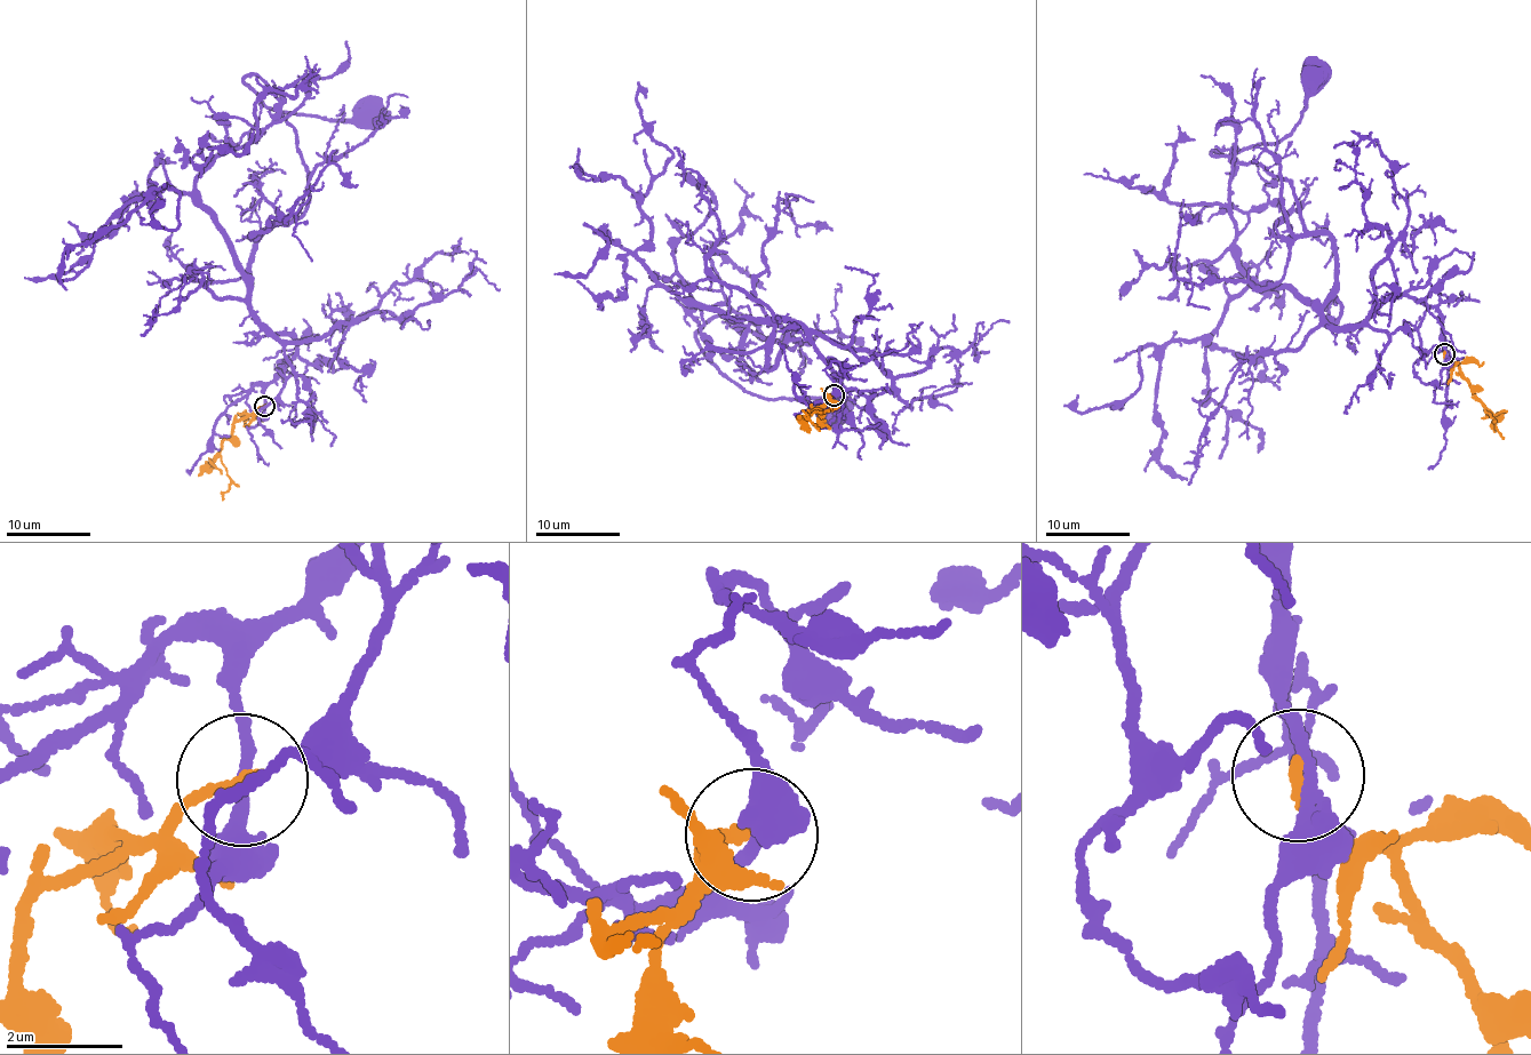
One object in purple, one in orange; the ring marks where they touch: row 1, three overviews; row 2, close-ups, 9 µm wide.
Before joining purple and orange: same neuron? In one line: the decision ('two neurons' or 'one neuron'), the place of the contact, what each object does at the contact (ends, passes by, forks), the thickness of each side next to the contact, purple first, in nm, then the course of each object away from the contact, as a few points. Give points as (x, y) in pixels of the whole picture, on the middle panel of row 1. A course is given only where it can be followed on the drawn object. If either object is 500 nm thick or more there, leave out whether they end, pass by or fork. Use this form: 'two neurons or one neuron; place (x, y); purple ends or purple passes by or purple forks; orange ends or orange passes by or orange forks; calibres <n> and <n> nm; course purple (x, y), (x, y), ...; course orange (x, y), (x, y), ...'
two neurons; place (834, 394); purple passes by; orange ends; calibres 200 and 200 nm; course purple (832, 397), (837, 407), (840, 381), (796, 325), (684, 301), (736, 316), (696, 340), (746, 391), (832, 406); course orange (832, 394), (808, 413), (829, 410)

